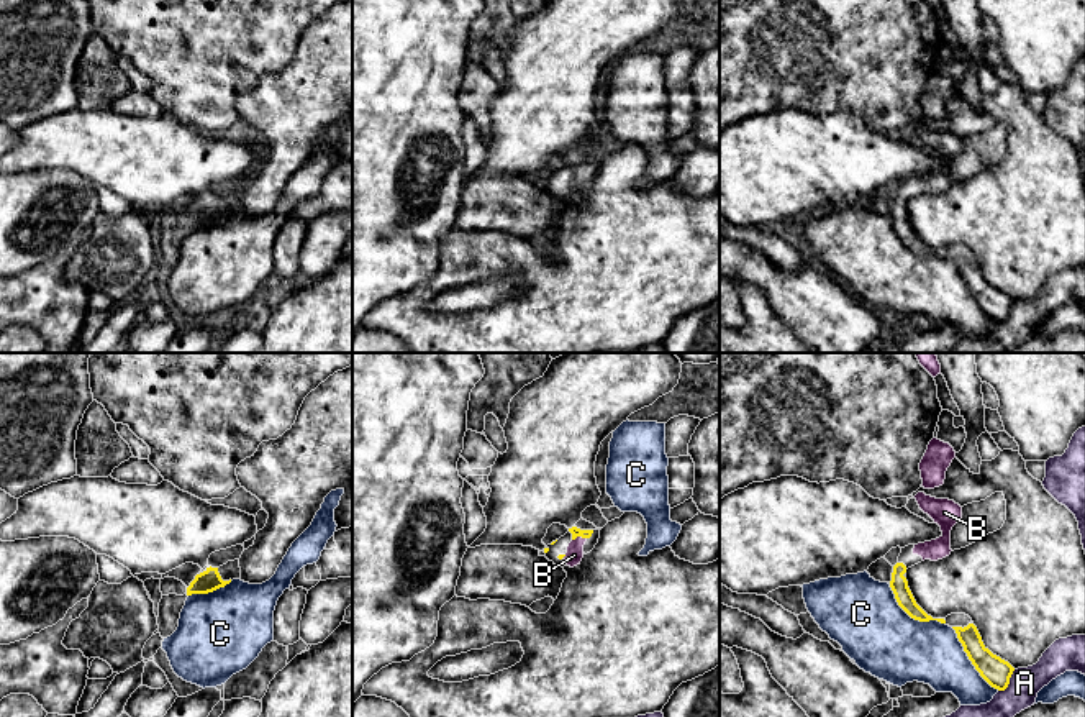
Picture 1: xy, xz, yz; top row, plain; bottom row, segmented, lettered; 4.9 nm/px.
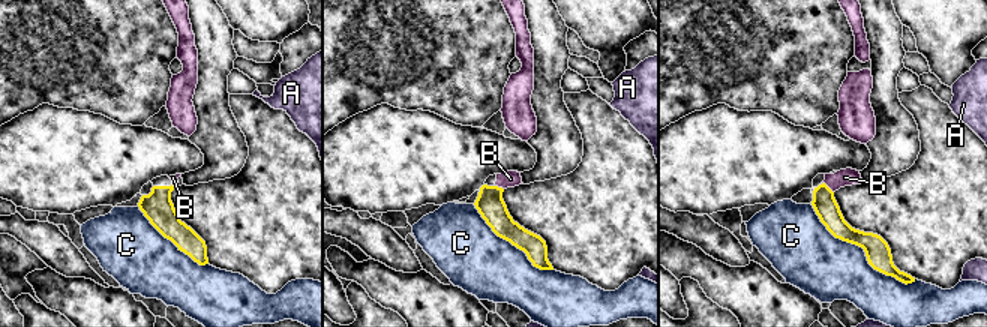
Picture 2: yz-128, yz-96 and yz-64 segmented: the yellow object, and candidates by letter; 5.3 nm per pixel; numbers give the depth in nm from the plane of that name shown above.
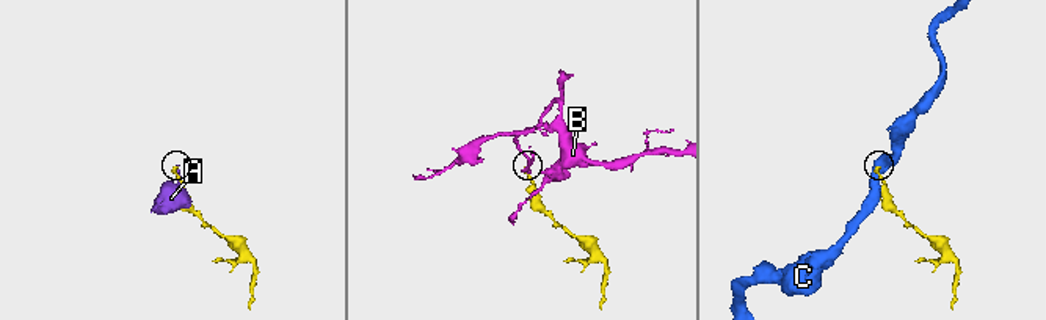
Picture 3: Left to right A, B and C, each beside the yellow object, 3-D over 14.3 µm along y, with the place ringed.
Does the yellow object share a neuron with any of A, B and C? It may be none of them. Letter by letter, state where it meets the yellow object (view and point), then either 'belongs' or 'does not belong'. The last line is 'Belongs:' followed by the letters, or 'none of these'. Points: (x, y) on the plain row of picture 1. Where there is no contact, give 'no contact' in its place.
A: yz (1008, 315) | does not belong
B: xz (579, 168) | belongs
C: yz (912, 250) | does not belong
Belongs: B

